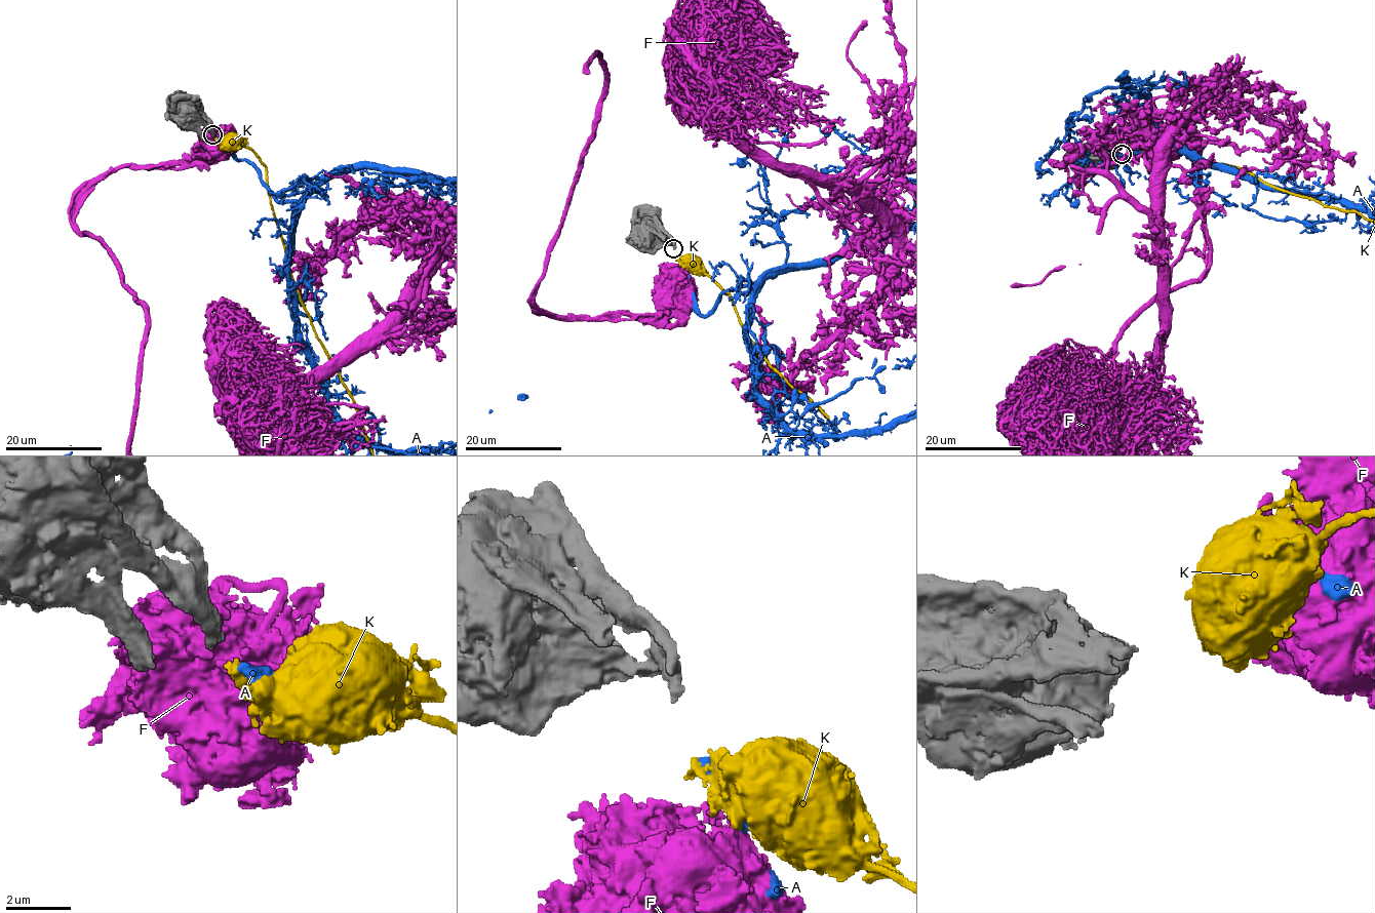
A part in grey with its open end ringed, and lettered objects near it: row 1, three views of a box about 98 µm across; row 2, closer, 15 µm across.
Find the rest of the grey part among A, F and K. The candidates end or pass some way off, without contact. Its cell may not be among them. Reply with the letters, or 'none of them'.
A

